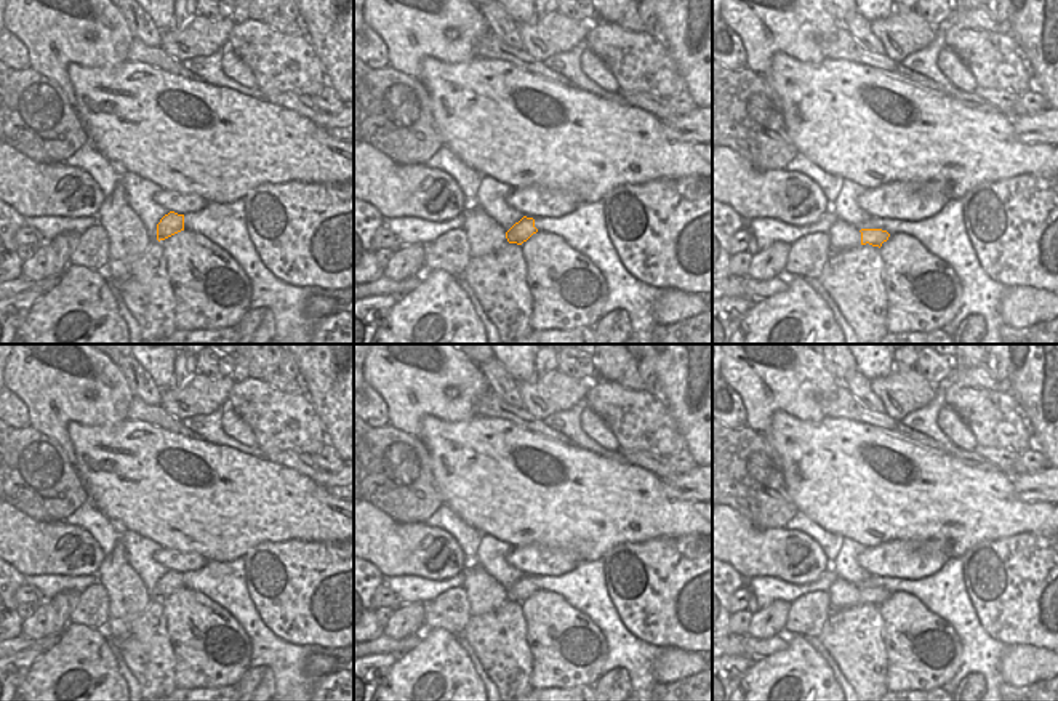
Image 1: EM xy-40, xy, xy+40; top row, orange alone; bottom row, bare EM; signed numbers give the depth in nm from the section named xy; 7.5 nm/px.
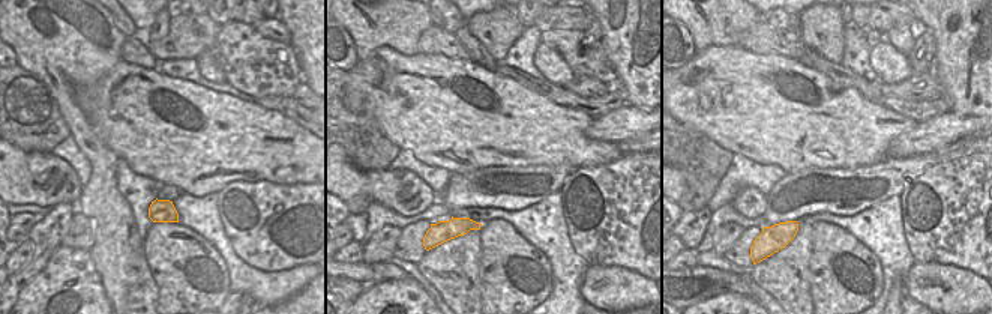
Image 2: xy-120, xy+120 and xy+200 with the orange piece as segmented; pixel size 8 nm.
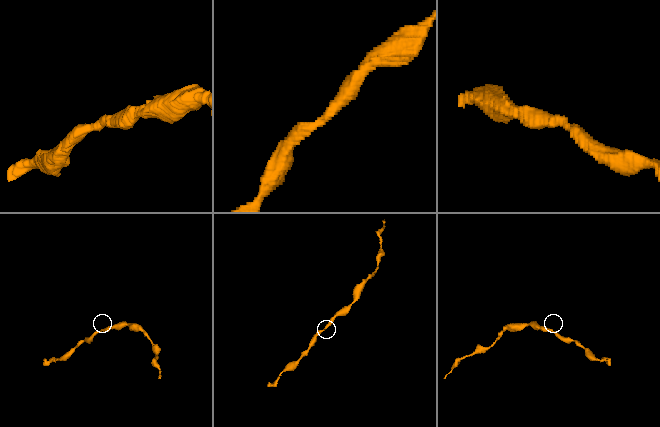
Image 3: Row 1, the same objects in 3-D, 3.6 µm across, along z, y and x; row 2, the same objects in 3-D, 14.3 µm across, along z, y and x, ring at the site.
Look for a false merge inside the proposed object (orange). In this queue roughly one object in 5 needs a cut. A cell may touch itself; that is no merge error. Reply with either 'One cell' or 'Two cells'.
One cell.

